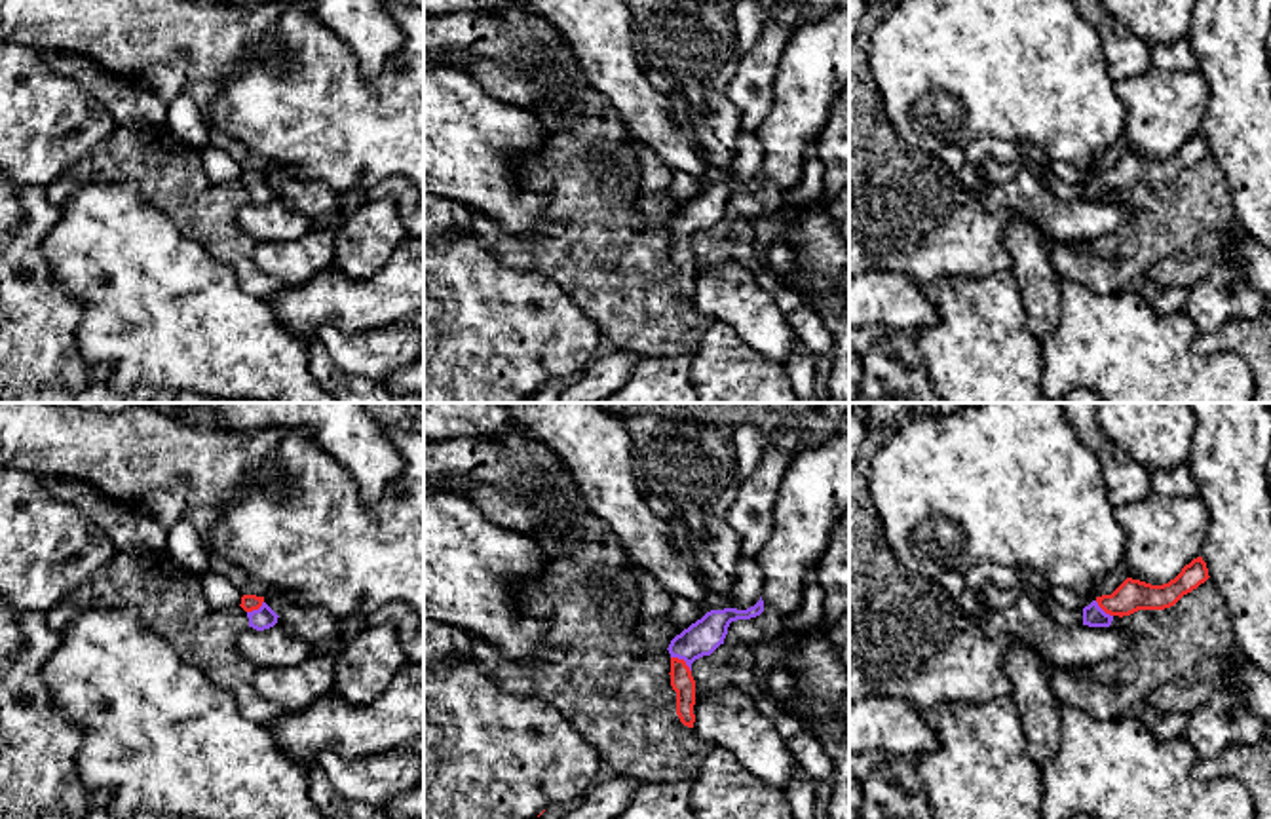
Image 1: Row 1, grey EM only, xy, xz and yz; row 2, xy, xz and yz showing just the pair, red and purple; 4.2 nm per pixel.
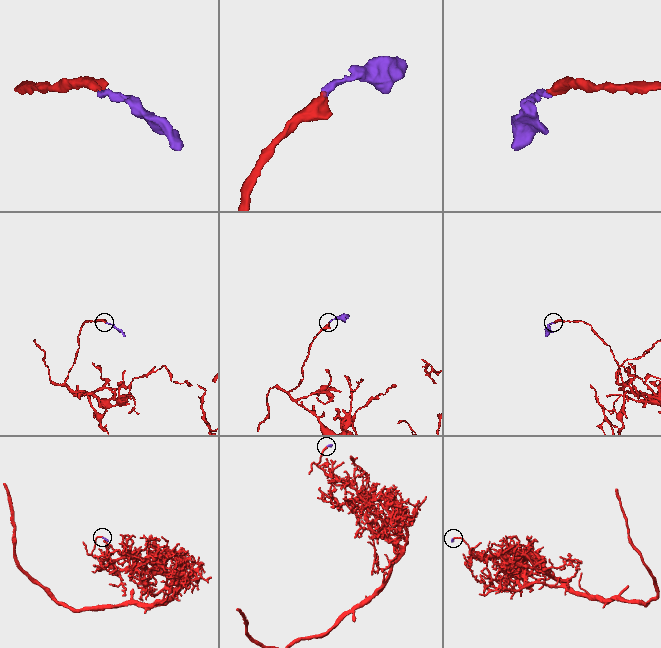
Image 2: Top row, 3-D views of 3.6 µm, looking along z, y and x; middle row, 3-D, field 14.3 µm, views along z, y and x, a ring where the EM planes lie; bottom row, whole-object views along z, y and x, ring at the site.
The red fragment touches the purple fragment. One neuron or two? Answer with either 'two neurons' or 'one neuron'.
one neuron

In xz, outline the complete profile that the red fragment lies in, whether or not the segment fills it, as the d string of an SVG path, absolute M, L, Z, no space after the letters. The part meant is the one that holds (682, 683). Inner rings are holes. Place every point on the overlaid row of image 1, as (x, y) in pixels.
M762 597L747 610L711 610L671 640L667 648L671 654L669 675L671 686L676 692L676 714L684 726L693 728L695 722L695 680L692 676L692 663L703 656L711 656L720 644L724 644L731 621L750 619L762 612Z

